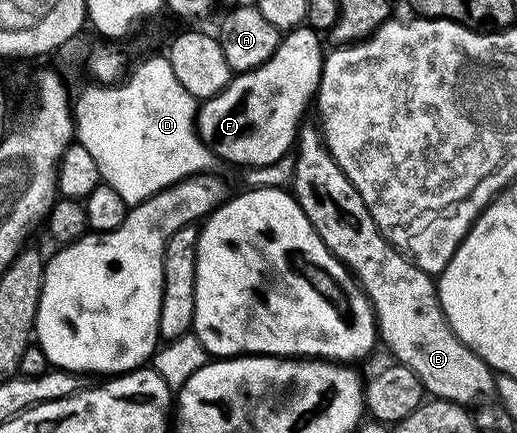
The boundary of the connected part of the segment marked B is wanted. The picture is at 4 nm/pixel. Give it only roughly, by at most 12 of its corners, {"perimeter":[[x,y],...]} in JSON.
{"perimeter":[[301,125],[290,190],[352,273],[379,341],[433,399],[496,394],[433,275],[382,236],[323,133]]}

